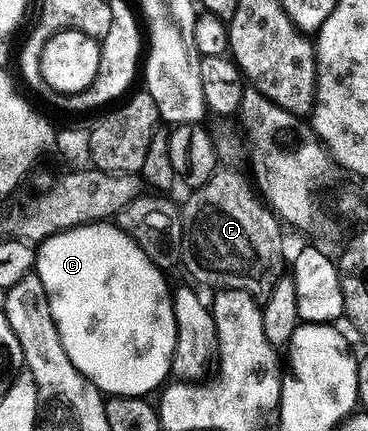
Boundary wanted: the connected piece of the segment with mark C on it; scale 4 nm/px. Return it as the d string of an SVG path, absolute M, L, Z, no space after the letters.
M114 223L82 224L76 228L67 228L64 232L53 234L48 240L42 241L38 245L33 272L34 275L41 278L41 286L45 286L49 310L53 314L53 322L57 326L57 334L61 338L61 346L65 346L65 354L69 354L69 362L73 362L73 366L81 374L88 376L98 386L100 392L113 396L146 397L151 394L147 392L153 391L152 393L154 393L168 379L171 370L171 355L175 349L175 311L171 306L171 295L169 287L167 288L167 280L163 277L166 276L164 269L158 268L143 253L141 246L137 242L130 240L126 233L120 231Z

